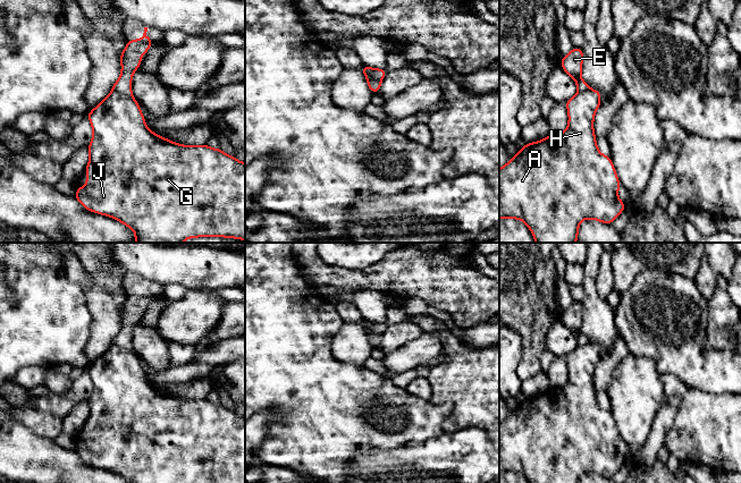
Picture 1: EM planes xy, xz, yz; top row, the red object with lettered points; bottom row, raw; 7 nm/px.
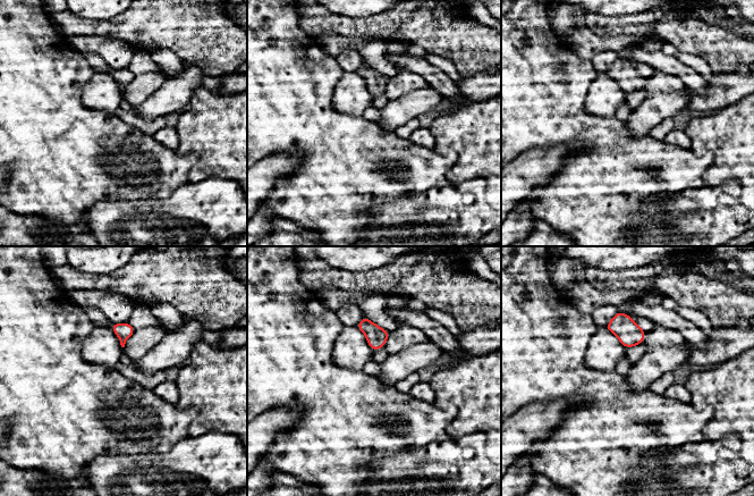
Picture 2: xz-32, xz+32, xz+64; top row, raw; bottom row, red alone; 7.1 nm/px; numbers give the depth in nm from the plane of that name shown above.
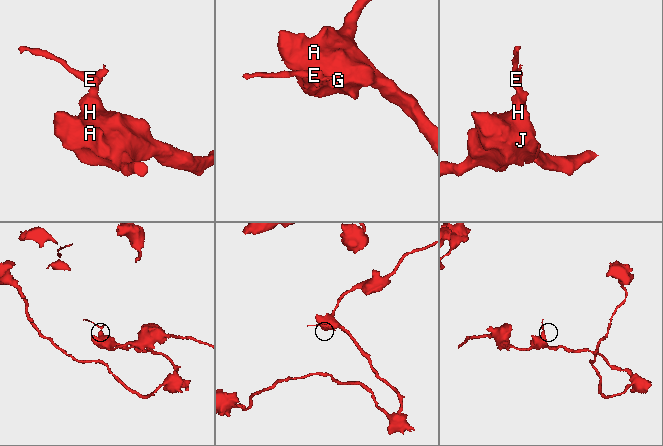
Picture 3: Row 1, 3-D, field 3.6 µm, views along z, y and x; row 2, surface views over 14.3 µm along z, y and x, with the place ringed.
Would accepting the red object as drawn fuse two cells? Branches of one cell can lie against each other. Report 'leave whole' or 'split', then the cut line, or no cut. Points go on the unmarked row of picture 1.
split | xz (365, 321), (369, 328), (380, 335)

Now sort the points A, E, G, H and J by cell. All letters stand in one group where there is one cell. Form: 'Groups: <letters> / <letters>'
Groups: A G H J / E

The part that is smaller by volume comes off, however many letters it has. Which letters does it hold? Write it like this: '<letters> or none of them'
E

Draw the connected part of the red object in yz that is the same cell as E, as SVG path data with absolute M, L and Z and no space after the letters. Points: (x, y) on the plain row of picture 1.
M573 302L569 308L561 313L564 325L573 333L579 346L589 344L589 339L581 332L583 306L581 302Z

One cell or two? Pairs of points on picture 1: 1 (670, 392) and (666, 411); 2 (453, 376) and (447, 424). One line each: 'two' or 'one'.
1: one
2: one

